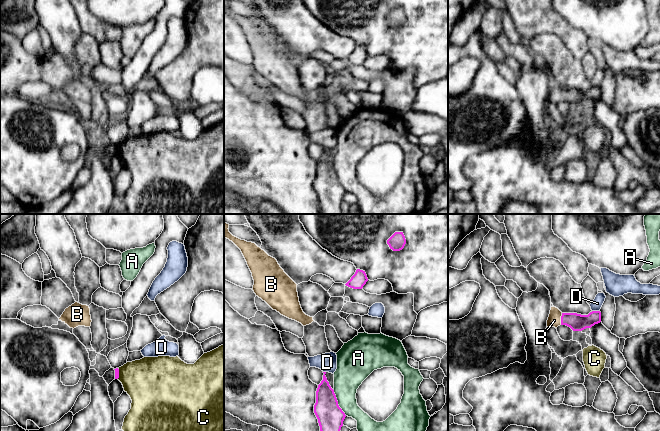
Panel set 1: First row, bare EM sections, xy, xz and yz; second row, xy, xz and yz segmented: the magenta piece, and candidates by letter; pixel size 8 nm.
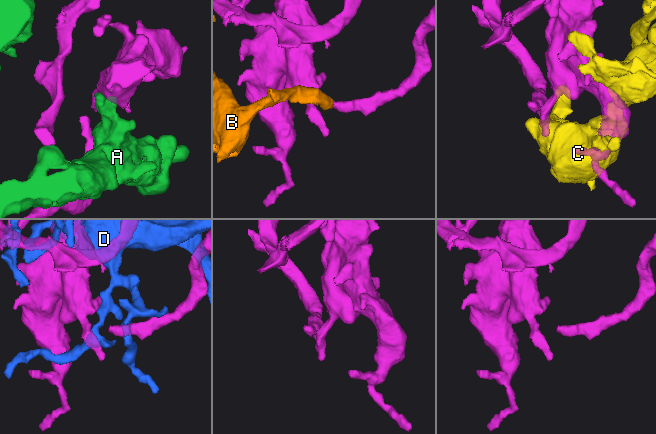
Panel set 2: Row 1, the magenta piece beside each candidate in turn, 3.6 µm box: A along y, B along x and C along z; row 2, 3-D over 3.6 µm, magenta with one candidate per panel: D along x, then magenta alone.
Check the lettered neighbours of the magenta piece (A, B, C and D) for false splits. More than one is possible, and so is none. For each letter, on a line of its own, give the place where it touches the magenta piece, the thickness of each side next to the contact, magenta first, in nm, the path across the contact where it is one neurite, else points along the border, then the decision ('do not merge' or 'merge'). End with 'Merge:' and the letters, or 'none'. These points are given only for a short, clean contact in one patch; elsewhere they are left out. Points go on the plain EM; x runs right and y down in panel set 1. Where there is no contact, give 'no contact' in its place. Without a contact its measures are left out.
A: xz (337, 179) | 220/240 nm | do not merge
B: yz (561, 95) | 140/110 nm | across yz (577, 98), (570, 95), (561, 95), (554, 96) | merge
C: xy (118, 149) | 30/380 nm | do not merge
D: yz (596, 87) | 140/90 nm | do not merge
Merge: B

